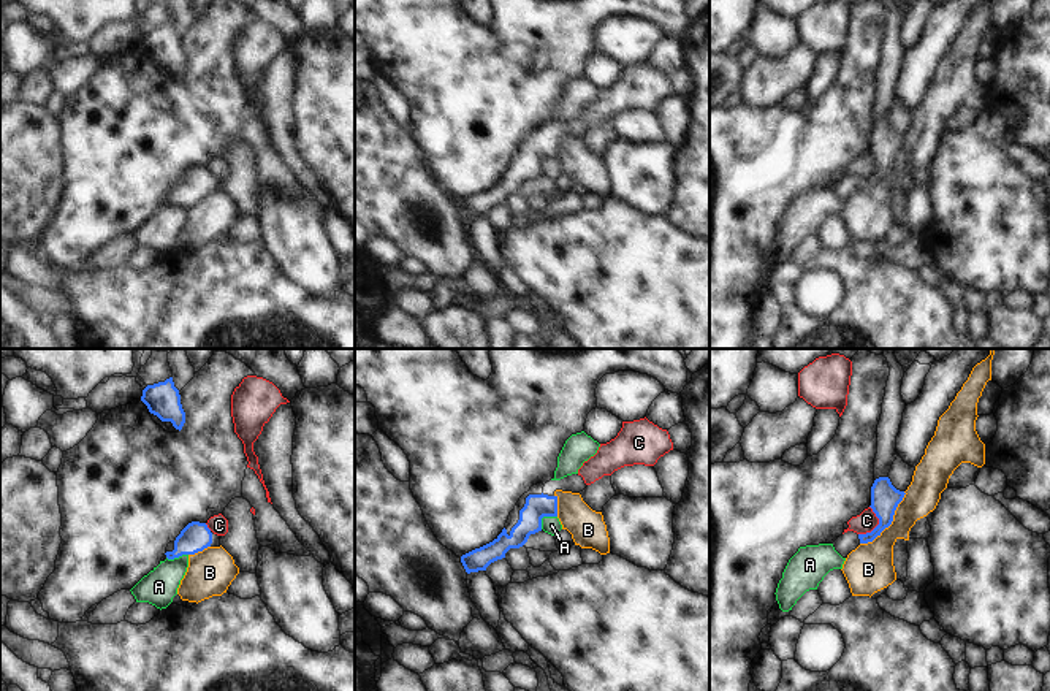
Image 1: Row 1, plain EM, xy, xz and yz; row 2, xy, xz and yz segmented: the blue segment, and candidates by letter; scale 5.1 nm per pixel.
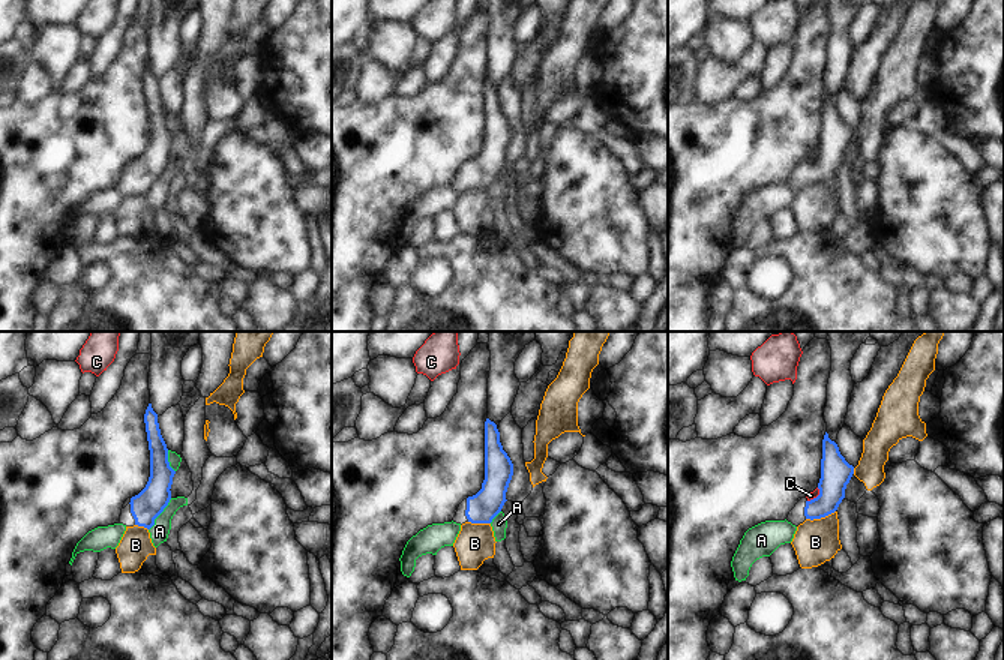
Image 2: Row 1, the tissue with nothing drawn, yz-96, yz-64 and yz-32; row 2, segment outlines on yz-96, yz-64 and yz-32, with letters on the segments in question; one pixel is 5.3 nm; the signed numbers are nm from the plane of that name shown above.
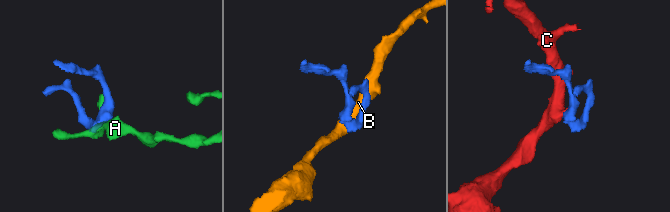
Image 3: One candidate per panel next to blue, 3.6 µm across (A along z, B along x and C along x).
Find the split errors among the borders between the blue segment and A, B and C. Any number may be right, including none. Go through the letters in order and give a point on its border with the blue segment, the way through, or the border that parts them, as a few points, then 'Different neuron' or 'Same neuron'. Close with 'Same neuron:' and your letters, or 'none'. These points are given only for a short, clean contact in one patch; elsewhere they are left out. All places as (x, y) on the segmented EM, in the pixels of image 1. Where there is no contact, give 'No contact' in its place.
A: Touches blue at xz (544, 515). Different neuron
B: Touches blue at yz (890, 523). Boundary: yz (905, 492), (894, 520), (871, 541), (860, 544). Different neuron
C: Touches blue at yz (878, 525). Boundary: yz (870, 506), (878, 523), (870, 531), (859, 534). Different neuron
Same neuron: none

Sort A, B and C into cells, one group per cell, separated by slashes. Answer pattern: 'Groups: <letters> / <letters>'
Groups: A / B / C

